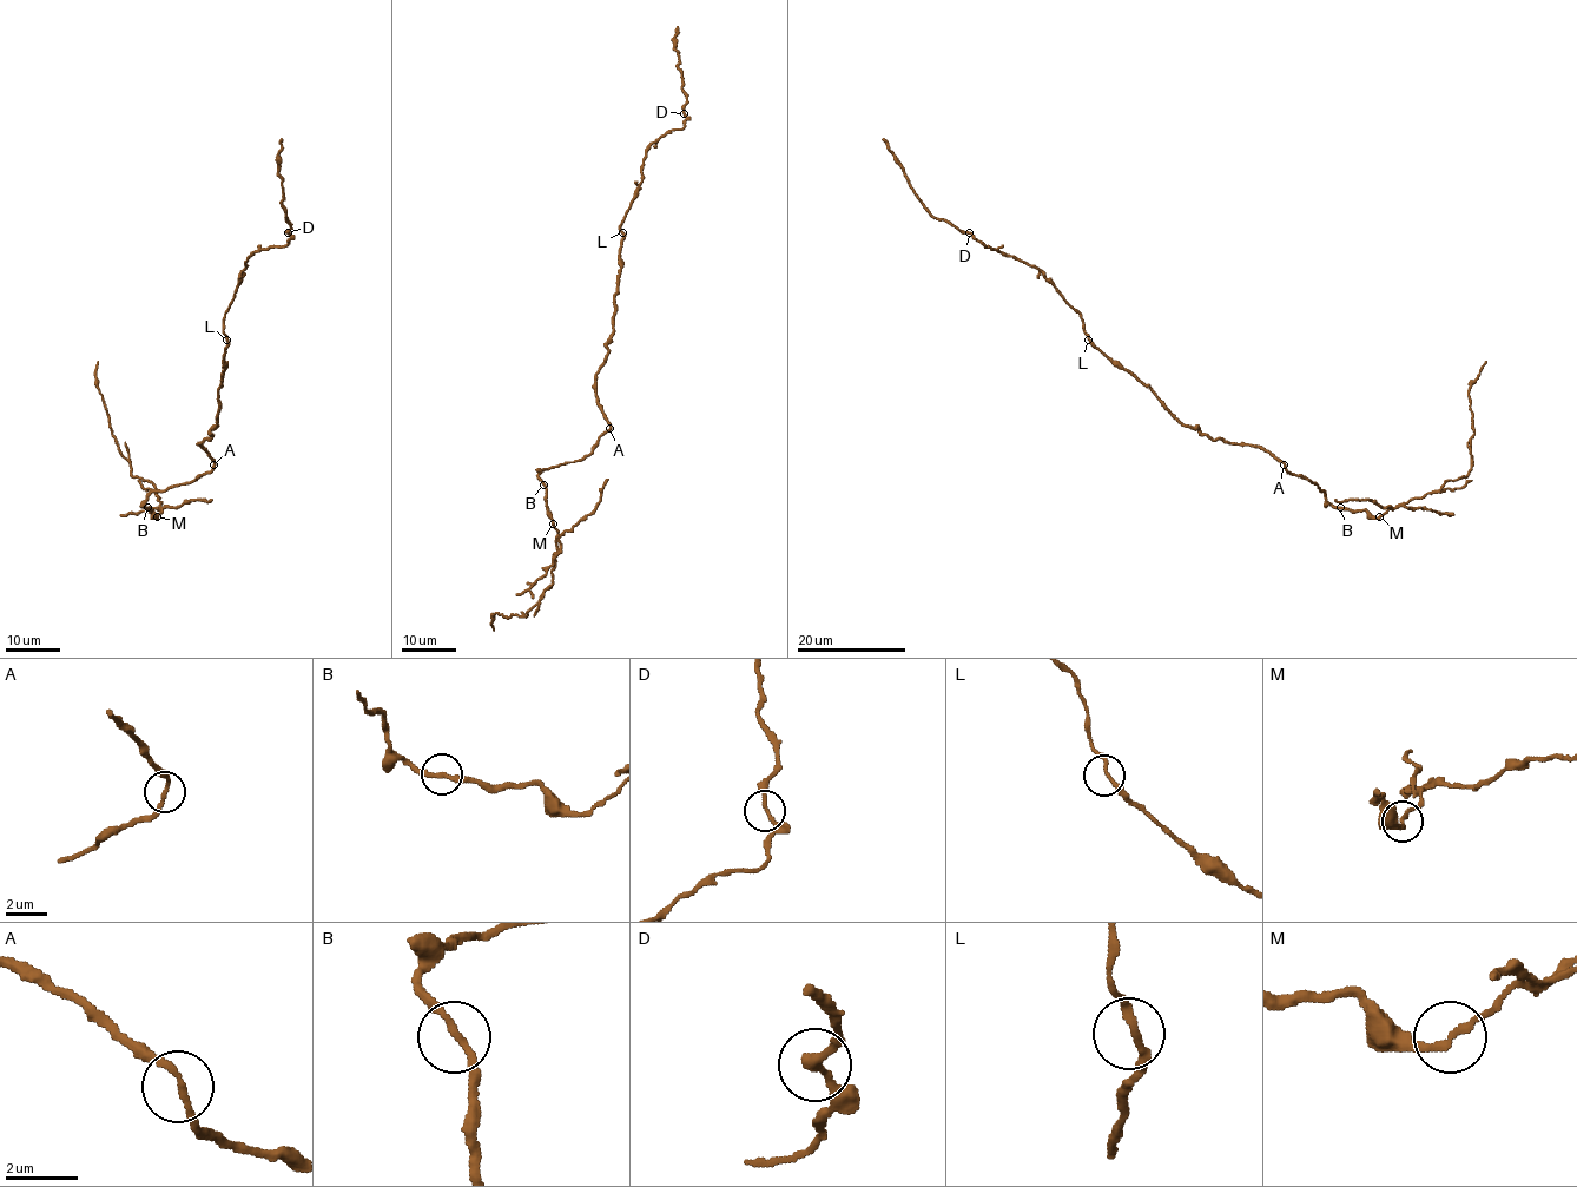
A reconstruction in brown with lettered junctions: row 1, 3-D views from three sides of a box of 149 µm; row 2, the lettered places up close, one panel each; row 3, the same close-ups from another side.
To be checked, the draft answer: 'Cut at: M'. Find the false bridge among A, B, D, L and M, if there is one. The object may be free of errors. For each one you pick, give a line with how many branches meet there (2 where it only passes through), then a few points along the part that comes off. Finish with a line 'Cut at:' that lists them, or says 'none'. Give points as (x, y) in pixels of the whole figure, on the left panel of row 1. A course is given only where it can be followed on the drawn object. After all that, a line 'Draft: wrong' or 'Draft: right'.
M: 2 | (157, 516), (162, 508), (157, 489), (149, 481), (131, 474), (131, 465), (112, 434), (96, 376), (98, 362)
Cut at: M
Draft: right

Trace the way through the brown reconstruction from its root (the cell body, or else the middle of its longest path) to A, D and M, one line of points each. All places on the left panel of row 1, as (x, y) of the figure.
A: (211, 437), (200, 444), (213, 465)
D: (211, 437), (228, 345), (225, 314), (245, 262), (256, 251), (284, 245), (288, 232)
M: (211, 437), (200, 443), (213, 461), (210, 472), (187, 482), (152, 490), (142, 505), (157, 516)

